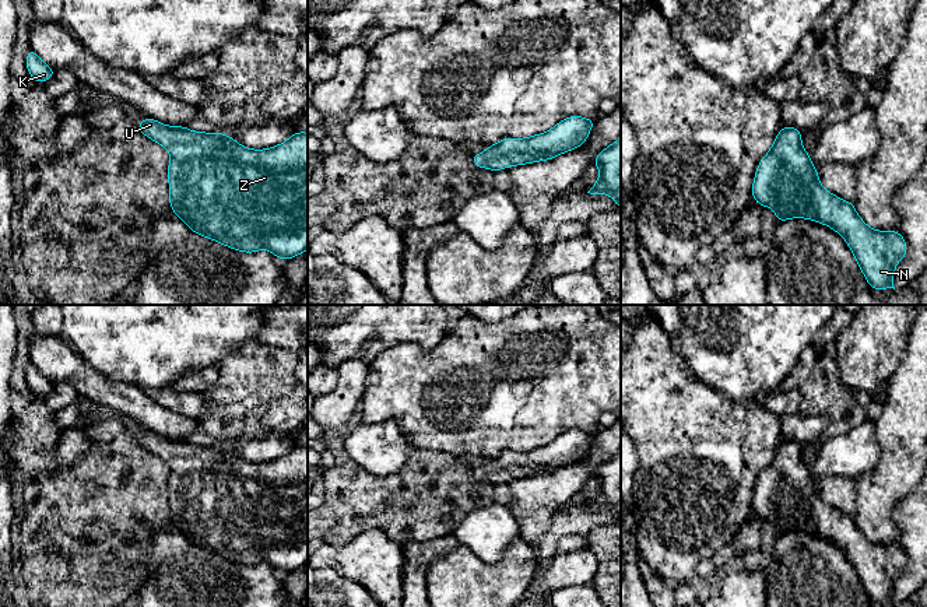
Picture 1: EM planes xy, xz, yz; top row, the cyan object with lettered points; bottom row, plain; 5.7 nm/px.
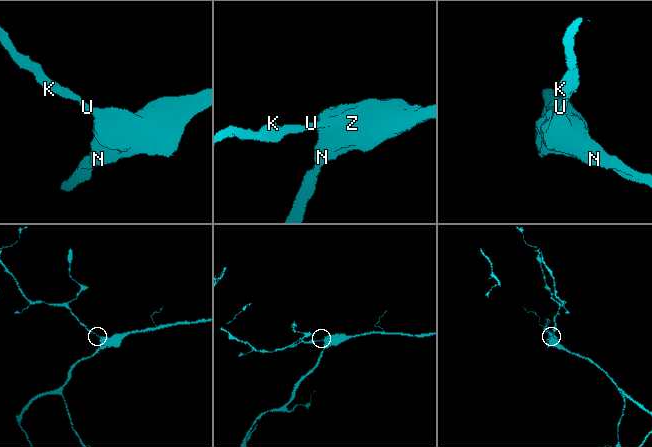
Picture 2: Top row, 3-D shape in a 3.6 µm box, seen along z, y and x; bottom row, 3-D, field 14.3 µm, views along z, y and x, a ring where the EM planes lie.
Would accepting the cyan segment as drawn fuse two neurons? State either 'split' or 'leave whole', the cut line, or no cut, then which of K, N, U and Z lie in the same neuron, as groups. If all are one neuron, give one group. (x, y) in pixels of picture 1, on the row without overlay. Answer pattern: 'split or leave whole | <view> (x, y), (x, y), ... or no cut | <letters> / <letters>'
leave whole | no cut | K N U Z

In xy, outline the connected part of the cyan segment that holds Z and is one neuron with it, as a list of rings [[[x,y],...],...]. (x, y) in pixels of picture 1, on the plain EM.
[[[151,431],[141,434],[137,441],[169,463],[171,520],[193,545],[239,565],[268,562],[281,573],[292,572],[308,562],[308,446],[296,445],[285,456],[267,463],[249,463],[222,446],[165,439]]]

